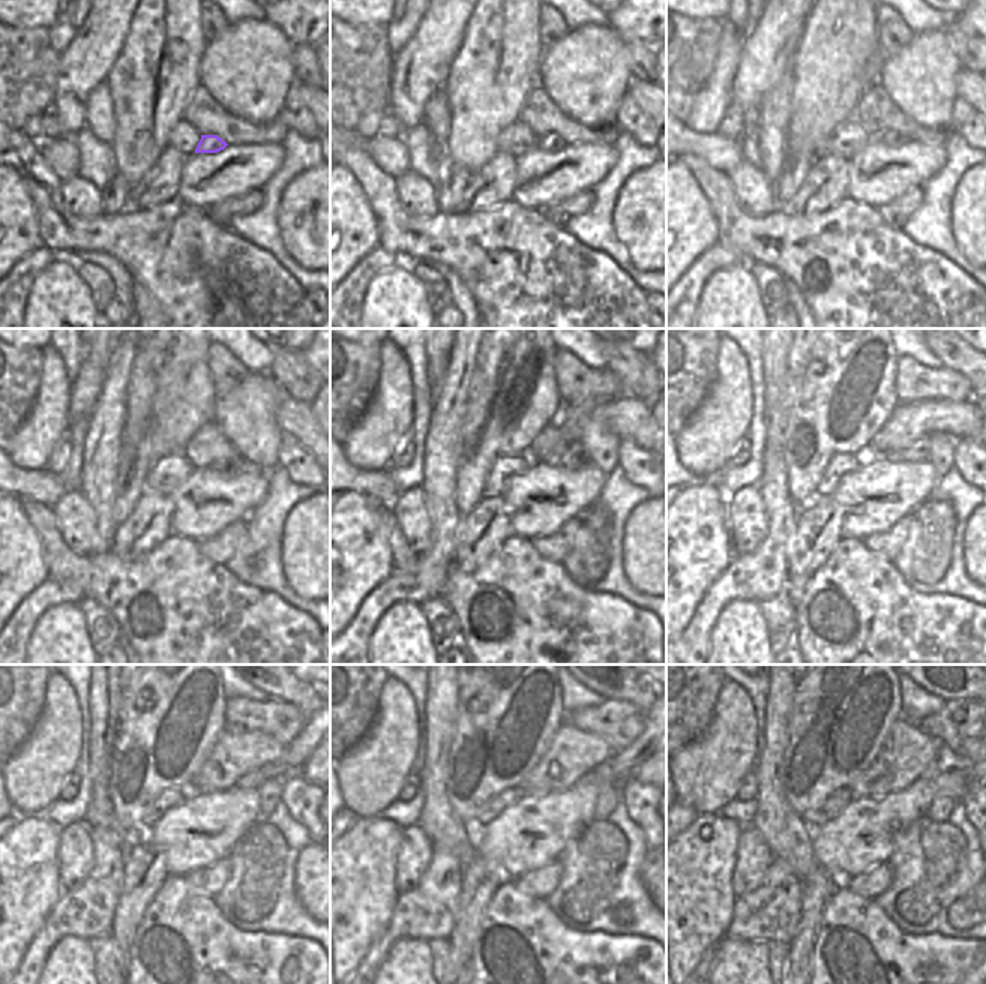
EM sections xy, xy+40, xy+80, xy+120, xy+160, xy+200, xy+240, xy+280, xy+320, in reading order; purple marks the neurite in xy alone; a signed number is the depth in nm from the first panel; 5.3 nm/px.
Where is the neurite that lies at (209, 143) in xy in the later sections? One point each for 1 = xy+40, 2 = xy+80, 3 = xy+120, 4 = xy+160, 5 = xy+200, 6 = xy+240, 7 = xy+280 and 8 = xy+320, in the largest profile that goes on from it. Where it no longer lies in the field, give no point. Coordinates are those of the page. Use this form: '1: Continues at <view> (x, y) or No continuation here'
1: Continues at xy+40 (551, 143)
2: Continues at xy+80 (889, 137)
3: Continues at xy+120 (224, 468)
4: Continues at xy+160 (575, 456)
5: Continues at xy+200 (917, 452)
6: Continues at xy+240 (297, 752)
7: Continues at xy+280 (623, 764)
8: Continues at xy+320 (971, 758)

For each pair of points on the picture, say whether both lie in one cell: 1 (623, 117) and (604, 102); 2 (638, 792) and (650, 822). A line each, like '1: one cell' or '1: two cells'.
1: two cells
2: one cell

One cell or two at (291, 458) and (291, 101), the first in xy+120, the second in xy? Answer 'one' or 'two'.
one

